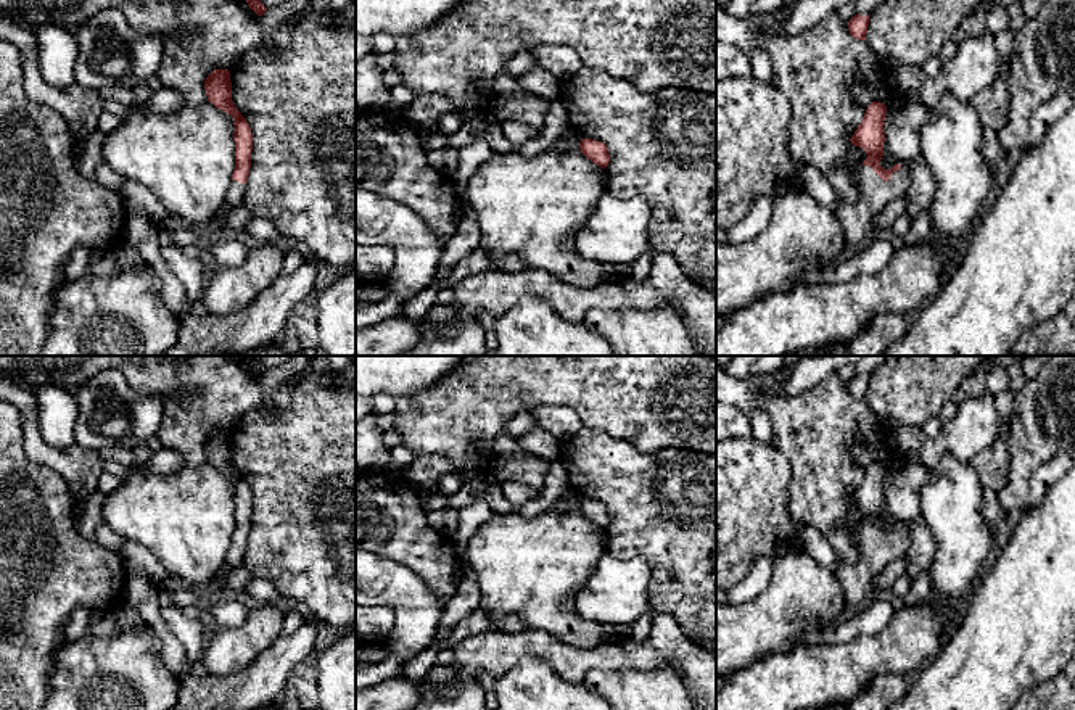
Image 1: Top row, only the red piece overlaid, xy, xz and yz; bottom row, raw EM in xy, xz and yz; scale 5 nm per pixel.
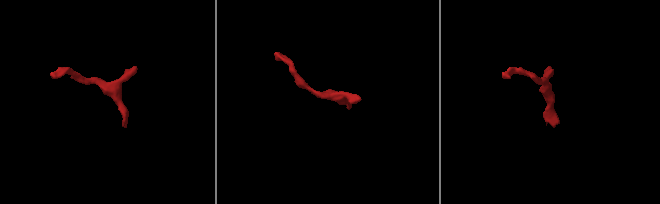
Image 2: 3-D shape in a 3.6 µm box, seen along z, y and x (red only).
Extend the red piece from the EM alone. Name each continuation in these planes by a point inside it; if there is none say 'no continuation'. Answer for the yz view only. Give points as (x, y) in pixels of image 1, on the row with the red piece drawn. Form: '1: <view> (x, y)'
1: yz (858, 219)

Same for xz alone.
no continuation

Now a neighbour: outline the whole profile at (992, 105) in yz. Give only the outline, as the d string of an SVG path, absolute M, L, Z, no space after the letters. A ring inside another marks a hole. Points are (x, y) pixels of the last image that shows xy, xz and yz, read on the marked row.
M1003 63L1001 72L990 89L972 97L969 101L975 108L983 127L999 130L1004 127L1009 114L1009 80L1011 64Z

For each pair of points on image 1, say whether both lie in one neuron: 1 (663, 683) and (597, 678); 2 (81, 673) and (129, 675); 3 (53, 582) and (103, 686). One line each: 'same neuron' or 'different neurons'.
1: same neuron
2: same neuron
3: different neurons

